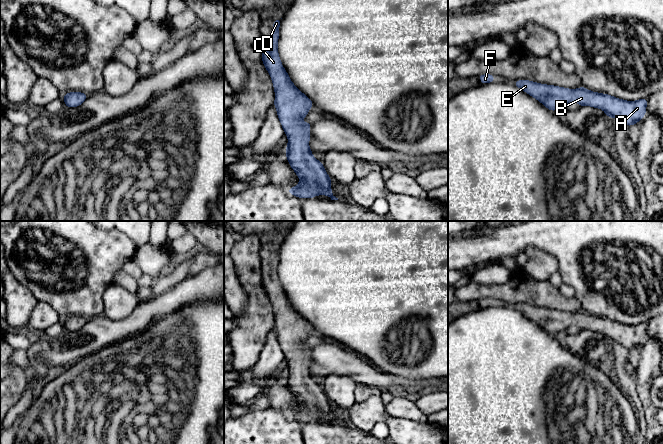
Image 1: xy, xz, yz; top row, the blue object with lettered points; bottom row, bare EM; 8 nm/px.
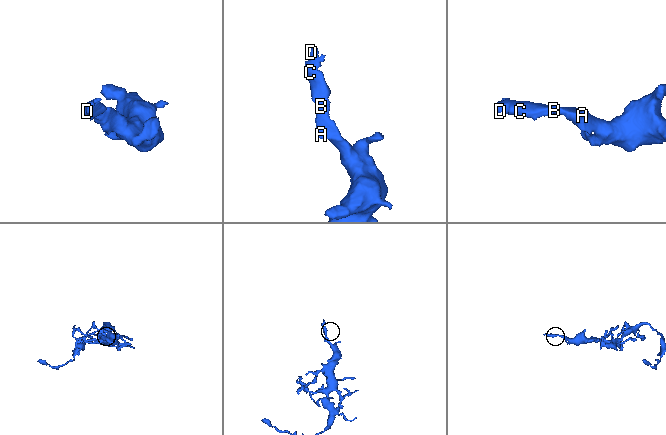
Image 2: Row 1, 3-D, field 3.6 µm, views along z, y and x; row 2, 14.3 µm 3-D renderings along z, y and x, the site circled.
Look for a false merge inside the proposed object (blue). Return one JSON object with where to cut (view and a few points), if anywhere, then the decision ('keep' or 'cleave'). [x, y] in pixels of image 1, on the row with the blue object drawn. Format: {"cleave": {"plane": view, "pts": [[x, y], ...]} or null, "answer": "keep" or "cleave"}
{"cleave": null, "answer": "keep"}

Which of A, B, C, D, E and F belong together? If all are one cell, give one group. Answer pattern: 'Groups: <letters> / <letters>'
Groups: A B C D E F

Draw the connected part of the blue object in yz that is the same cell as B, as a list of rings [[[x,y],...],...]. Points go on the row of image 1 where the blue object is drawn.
[[[518,80],[513,84],[551,111],[566,107],[568,103],[574,101],[580,106],[600,108],[609,118],[617,118],[629,127],[640,121],[646,113],[647,98],[625,101],[608,94],[592,92],[583,86],[578,89],[568,89],[529,80]]]

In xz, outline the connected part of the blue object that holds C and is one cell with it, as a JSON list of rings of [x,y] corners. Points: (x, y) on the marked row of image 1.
[[[281,19],[273,23],[273,40],[264,41],[262,62],[267,69],[274,86],[275,101],[279,121],[288,137],[286,158],[300,179],[296,187],[288,193],[301,199],[327,195],[331,200],[338,200],[331,191],[331,179],[309,148],[311,123],[300,123],[309,113],[313,101],[303,94],[290,80],[278,55],[279,26]]]

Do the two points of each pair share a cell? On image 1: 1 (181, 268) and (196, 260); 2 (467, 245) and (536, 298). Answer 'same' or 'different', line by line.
1: different
2: different

